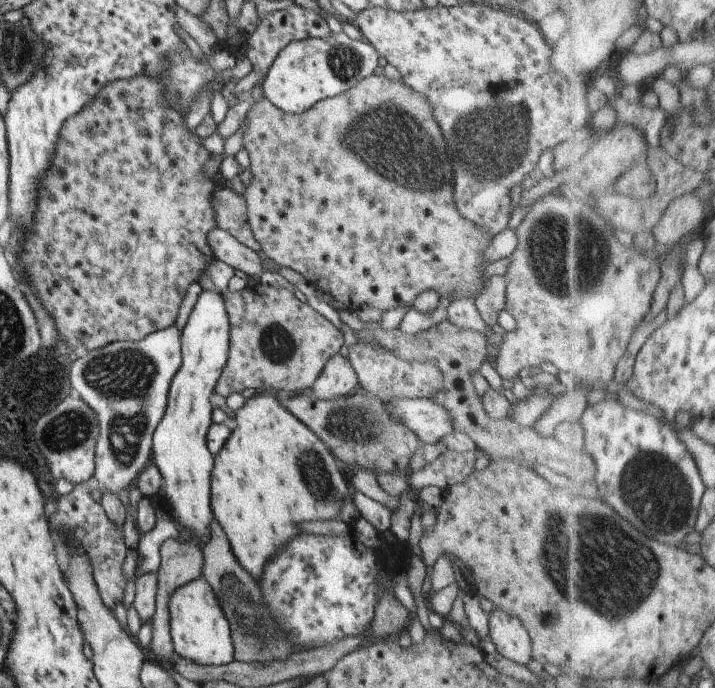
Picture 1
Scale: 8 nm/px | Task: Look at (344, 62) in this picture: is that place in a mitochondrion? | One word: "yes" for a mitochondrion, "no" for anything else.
yes

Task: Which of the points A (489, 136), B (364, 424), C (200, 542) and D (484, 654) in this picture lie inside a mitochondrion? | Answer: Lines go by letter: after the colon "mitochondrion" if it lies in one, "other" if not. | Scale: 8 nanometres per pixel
A: mitochondrion
B: mitochondrion
C: other
D: other

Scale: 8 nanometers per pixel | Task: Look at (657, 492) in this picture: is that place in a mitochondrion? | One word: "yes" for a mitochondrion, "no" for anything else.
yes

